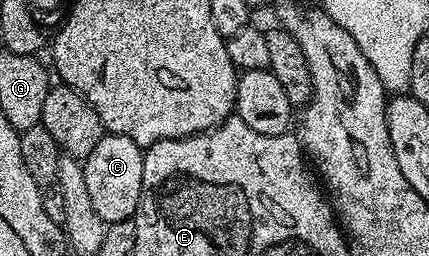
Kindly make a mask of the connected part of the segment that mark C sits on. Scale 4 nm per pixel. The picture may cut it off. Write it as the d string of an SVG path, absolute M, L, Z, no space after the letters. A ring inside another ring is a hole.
M105 134L98 142L98 146L94 146L94 150L90 150L90 154L82 161L91 202L95 212L98 213L98 218L102 218L105 225L135 217L142 194L143 161L141 145L125 136L111 134Z

